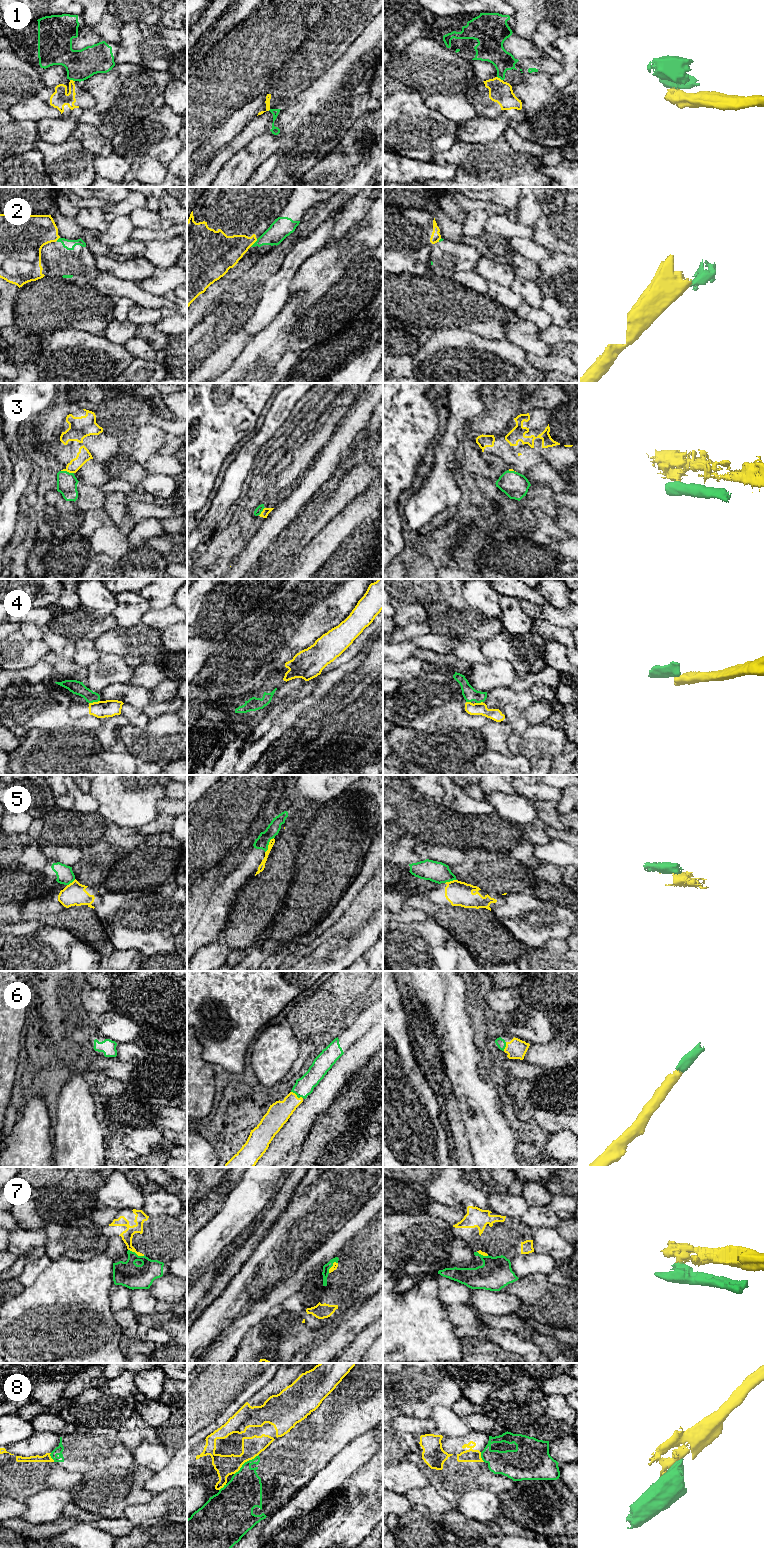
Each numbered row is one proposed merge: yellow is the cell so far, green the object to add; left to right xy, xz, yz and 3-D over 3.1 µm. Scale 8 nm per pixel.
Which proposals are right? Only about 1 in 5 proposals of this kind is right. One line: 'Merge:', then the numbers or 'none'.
Merge: 6

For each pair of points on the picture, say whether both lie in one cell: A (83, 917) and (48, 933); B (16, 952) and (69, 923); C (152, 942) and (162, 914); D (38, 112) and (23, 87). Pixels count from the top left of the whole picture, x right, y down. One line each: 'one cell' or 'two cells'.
A: two cells
B: two cells
C: one cell
D: two cells

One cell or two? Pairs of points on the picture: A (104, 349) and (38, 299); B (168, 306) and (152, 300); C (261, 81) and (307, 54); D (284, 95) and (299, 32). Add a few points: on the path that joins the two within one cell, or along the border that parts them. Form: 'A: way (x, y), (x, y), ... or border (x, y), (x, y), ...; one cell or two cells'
A: border (55, 329), (81, 329), (101, 335); two cells
B: way (164, 303), (156, 301); one cell
C: border (272, 74), (269, 85), (266, 88); two cells
D: border (313, 25), (299, 44); two cells

